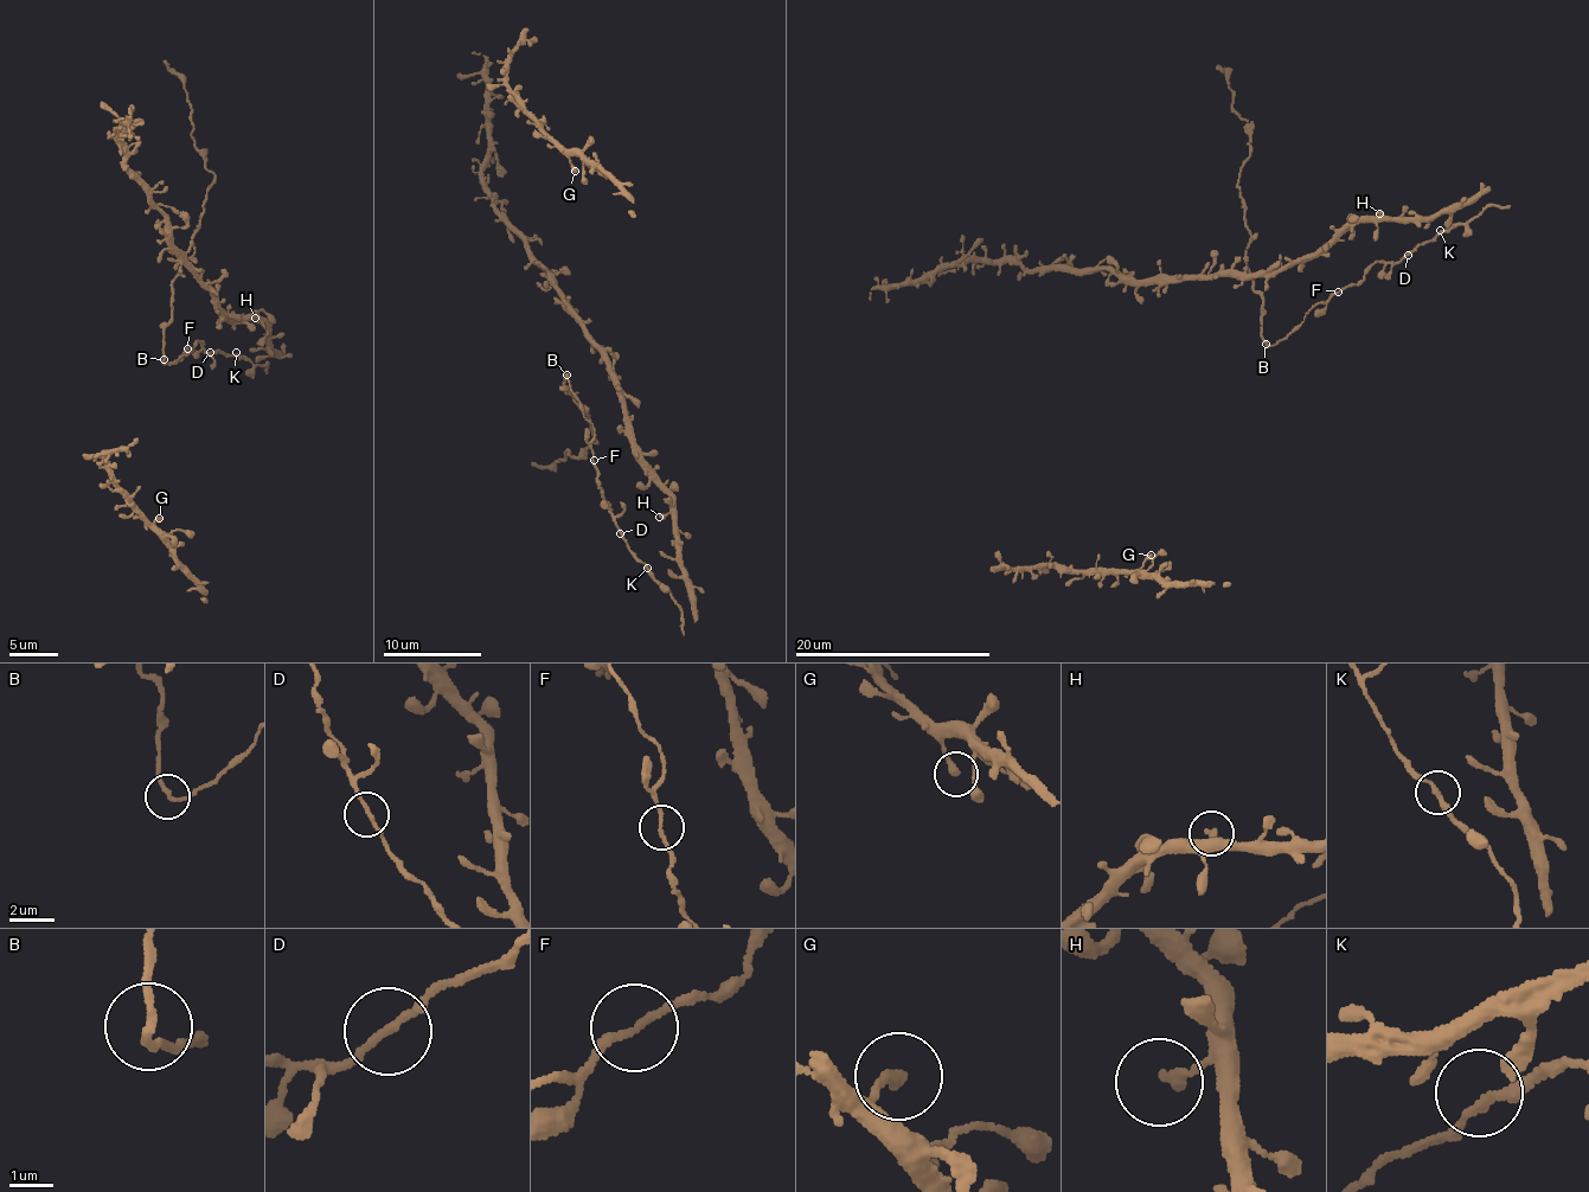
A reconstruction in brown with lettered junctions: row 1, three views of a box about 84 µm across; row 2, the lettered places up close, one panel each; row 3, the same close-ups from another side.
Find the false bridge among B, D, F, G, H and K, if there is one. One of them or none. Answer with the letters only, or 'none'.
B

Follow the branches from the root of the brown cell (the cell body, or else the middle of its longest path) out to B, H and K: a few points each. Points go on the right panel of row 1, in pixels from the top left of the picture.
B: (1455, 225), (1413, 248), (1397, 261), (1375, 264), (1362, 280), (1319, 301), (1272, 346), (1264, 344)
H: (1455, 225), (1449, 224), (1448, 213), (1435, 212), (1423, 219), (1386, 218), (1379, 213)
K: (1455, 225), (1440, 230)

